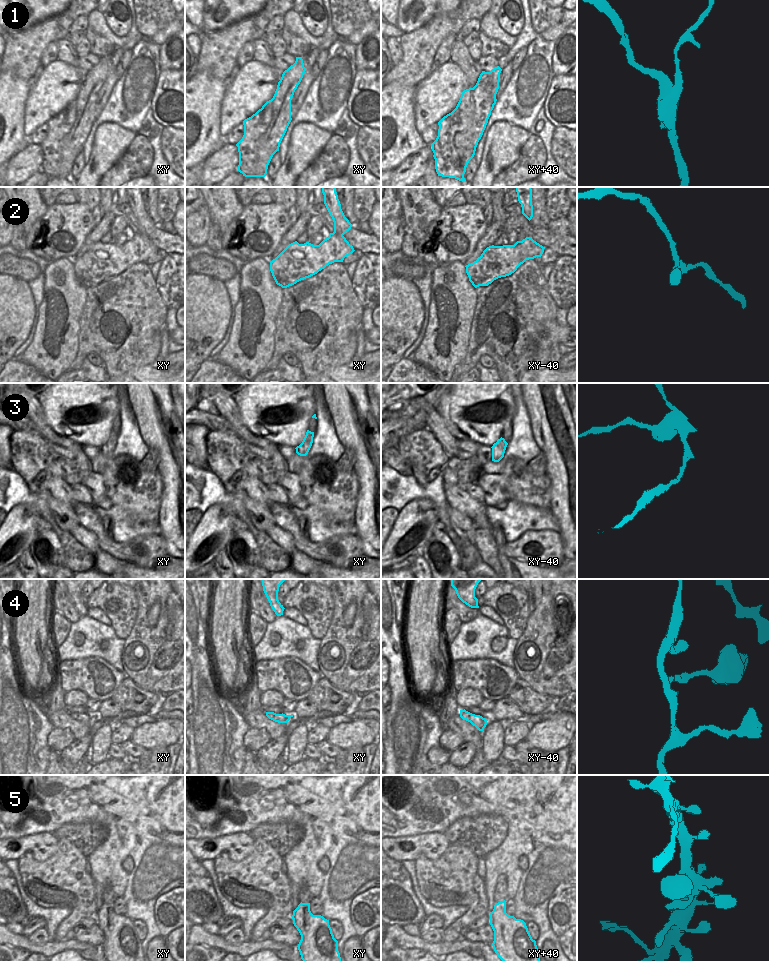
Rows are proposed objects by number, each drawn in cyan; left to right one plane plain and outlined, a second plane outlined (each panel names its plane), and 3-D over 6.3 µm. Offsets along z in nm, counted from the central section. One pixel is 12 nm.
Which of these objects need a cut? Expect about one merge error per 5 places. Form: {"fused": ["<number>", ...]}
{"fused": ["1", "3"]}

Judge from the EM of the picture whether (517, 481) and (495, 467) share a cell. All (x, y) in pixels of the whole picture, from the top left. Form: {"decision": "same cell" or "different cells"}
{"decision": "different cells"}

